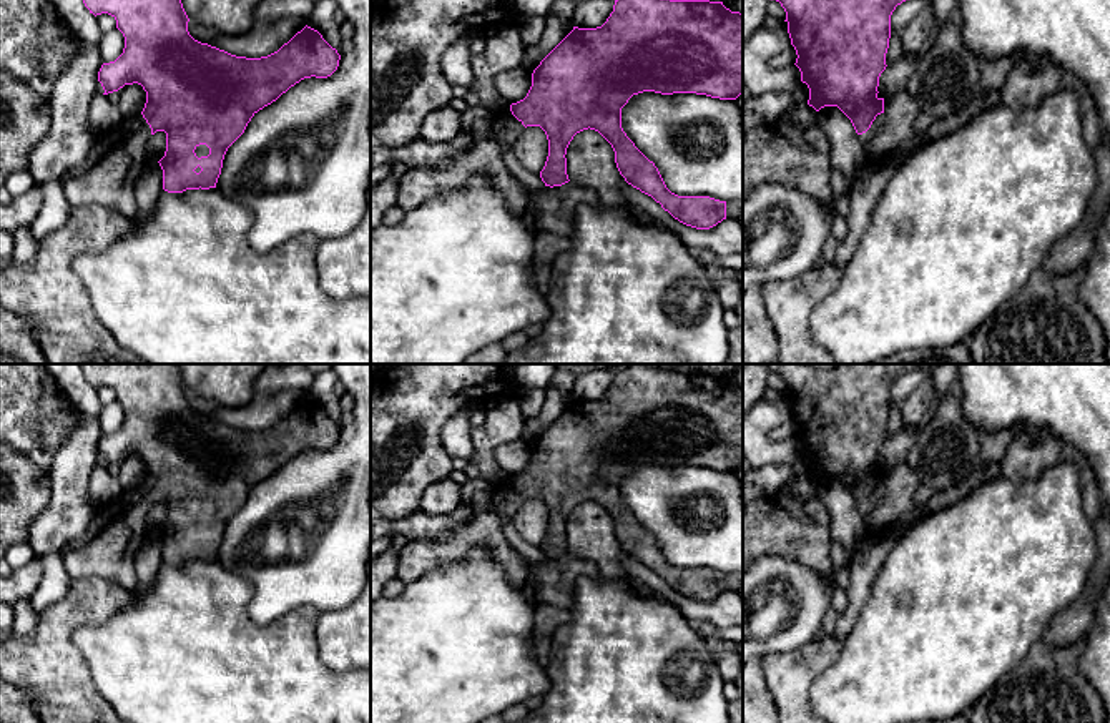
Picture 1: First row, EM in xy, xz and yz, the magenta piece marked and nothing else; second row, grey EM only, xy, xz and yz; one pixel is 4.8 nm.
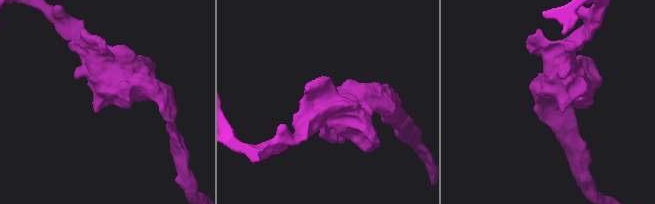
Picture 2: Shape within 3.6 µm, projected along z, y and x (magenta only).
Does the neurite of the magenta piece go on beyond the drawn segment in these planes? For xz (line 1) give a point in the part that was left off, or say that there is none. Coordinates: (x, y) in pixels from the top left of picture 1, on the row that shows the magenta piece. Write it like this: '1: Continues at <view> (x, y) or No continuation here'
1: Continues at xz (419, 183)

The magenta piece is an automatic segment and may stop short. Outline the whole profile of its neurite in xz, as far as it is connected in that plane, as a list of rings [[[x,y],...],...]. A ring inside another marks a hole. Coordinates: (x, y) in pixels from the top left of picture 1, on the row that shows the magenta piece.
[[[615,0],[613,12],[602,27],[573,30],[540,61],[532,73],[532,86],[527,96],[512,103],[502,111],[495,111],[487,133],[474,135],[474,146],[455,153],[434,166],[414,166],[399,181],[397,206],[407,213],[419,208],[425,199],[462,188],[470,178],[485,175],[503,196],[510,213],[517,218],[530,209],[527,186],[520,183],[503,163],[503,153],[512,150],[515,140],[527,126],[540,126],[548,140],[548,156],[540,178],[545,186],[562,186],[568,183],[567,148],[573,136],[583,130],[598,131],[613,148],[615,163],[628,184],[651,196],[680,223],[710,229],[726,219],[726,201],[710,196],[678,196],[671,193],[658,168],[626,136],[621,128],[621,108],[633,95],[655,91],[661,95],[696,93],[720,100],[736,100],[743,93],[743,13],[731,12],[723,2],[710,0]]]

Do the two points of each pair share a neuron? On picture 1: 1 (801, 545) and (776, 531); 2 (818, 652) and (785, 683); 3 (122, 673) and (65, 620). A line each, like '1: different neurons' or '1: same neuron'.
1: same neuron
2: same neuron
3: different neurons

